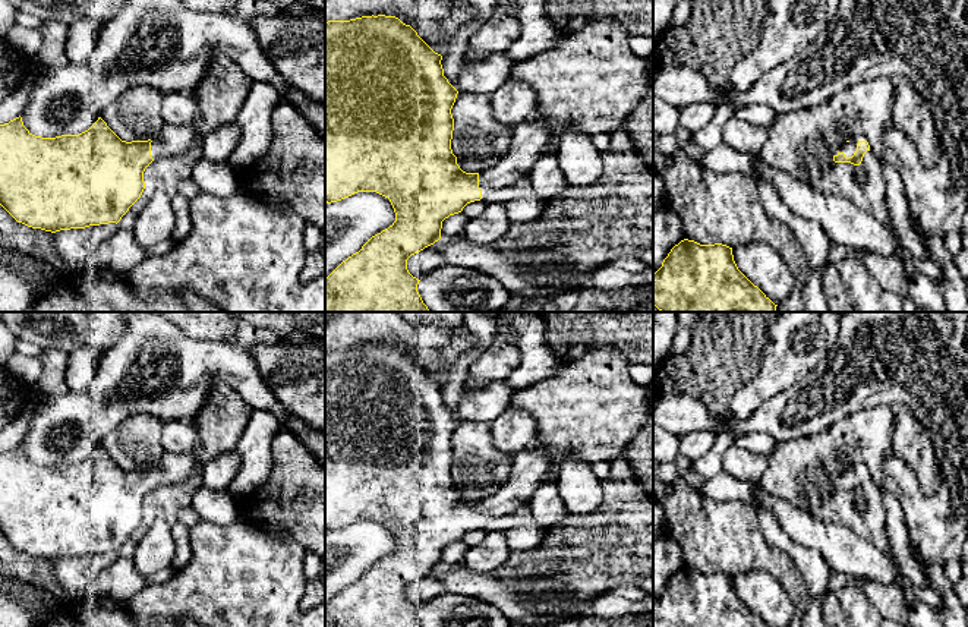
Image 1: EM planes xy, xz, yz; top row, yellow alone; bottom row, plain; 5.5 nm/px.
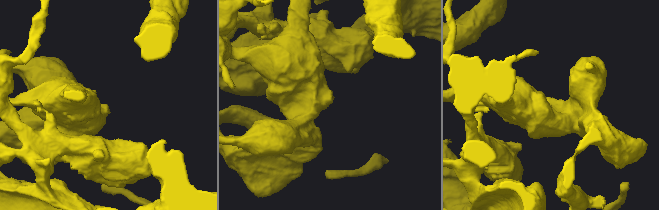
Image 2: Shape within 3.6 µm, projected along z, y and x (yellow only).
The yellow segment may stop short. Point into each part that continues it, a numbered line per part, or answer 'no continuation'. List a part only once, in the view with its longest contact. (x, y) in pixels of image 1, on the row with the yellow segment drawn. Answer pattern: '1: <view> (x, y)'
1: yz (848, 148)

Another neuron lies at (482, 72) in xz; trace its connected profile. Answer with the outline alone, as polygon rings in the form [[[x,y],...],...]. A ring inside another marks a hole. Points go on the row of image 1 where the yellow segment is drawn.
[[[467,48],[457,76],[457,91],[494,95],[510,78],[514,67],[507,51]]]

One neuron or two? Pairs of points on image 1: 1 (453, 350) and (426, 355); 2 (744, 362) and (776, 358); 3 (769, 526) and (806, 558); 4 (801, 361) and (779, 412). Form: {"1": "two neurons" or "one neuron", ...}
{"1": "two neurons", "2": "two neurons", "3": "one neuron", "4": "two neurons"}

